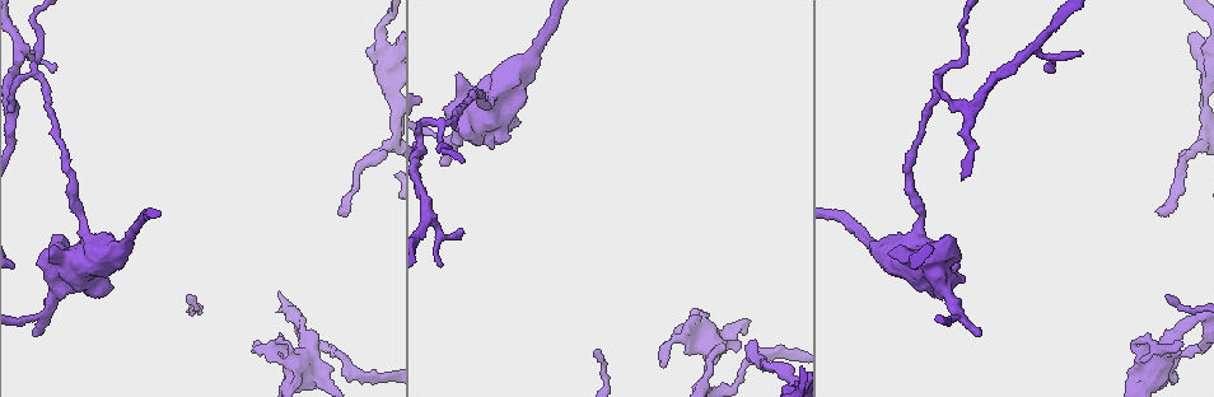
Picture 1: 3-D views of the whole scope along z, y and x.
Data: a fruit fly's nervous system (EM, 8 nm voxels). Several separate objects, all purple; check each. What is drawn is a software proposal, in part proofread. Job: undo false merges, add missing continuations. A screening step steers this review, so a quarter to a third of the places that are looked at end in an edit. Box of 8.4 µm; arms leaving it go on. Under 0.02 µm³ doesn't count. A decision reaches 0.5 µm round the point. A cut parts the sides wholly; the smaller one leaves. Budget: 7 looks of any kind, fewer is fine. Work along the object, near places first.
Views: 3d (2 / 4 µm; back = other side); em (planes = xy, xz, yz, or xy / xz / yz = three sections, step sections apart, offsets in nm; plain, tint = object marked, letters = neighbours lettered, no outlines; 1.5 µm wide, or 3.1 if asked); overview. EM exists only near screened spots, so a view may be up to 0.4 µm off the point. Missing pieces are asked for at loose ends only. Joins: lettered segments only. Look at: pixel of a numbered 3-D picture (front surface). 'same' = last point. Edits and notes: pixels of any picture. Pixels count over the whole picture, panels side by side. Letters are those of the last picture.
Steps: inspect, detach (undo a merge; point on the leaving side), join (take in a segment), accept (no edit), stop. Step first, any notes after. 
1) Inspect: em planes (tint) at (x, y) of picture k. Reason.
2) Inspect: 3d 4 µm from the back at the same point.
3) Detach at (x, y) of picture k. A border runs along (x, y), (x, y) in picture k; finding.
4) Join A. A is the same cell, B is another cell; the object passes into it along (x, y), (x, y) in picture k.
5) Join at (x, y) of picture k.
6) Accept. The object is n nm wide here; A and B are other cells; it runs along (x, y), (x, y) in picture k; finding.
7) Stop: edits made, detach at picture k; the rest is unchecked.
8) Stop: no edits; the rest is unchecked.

Inspect: 3d 4 µm from the back at (446, 123) of picture 1. Branch point.

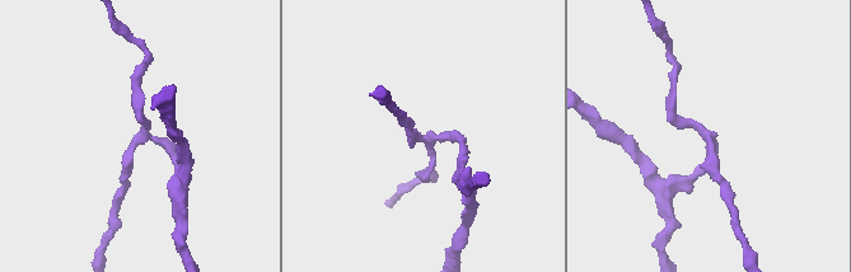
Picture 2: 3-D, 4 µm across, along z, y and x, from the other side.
Inspect: em planes (letters) at (426, 139) of picture 2. 3 arms meet here.

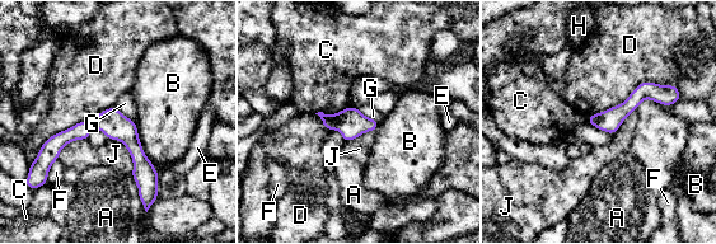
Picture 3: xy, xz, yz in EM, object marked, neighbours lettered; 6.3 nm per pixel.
Detach at (330, 122) of picture 3. The object is 140 nm wide here; A, B, C, D, E, F, G, H and J are other cells; the part that leaves runs along (89, 125), (68, 135), (48, 159) in picture 3; a second neuron is stuck on.

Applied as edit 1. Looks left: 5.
Inspect: 3d 2 µm at (285, 344) of picture 1. Tapers out.

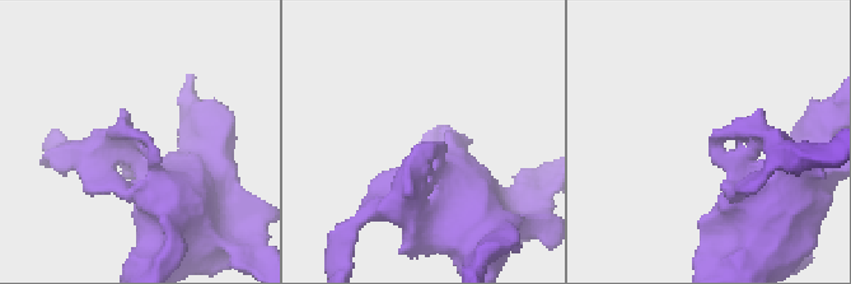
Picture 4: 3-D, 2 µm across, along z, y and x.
Inspect: em xz step 4 (letters) at (719, 142) of picture 4. Now the EM.

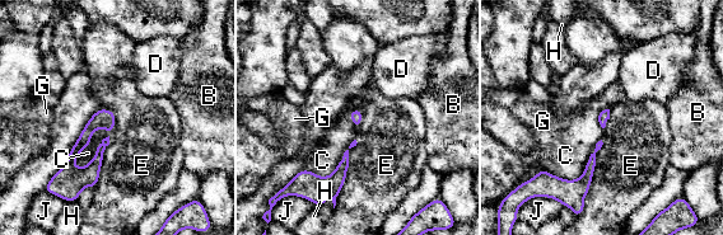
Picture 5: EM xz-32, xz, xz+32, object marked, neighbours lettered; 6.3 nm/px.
Accept. B, C, D, E, G, H and J are other cells; a border runs along (355, 139), (334, 206) in picture 5; no lettered segment goes on from it.

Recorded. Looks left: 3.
Inspect: em xz step 8 (letters) at (347, 210) of picture 1.

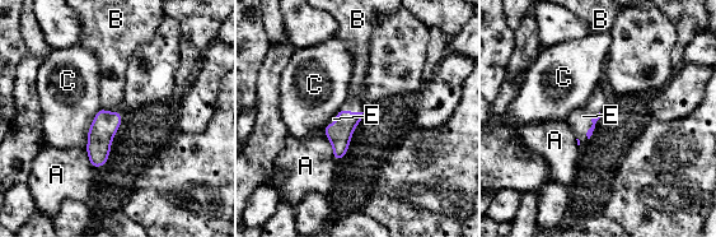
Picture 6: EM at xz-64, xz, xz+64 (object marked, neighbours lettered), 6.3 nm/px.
Inspect: em planes (letters) at the same point.

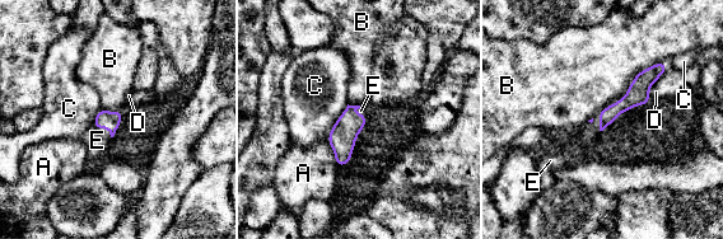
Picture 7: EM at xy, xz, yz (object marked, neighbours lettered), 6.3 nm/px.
Join E. E is the same cell, A, B, C and D are other cells; the object passes into it along (105, 120), (105, 127), (97, 140) in picture 7; the neuron continues.

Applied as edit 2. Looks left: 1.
Stop: edits made, detach at picture 3, join at picture 7; the rest is unchecked.

